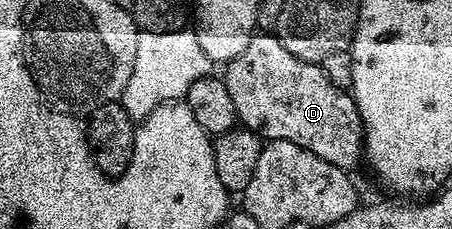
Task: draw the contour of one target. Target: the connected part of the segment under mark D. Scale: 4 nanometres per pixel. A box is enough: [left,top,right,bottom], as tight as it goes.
[222,33,364,169]

